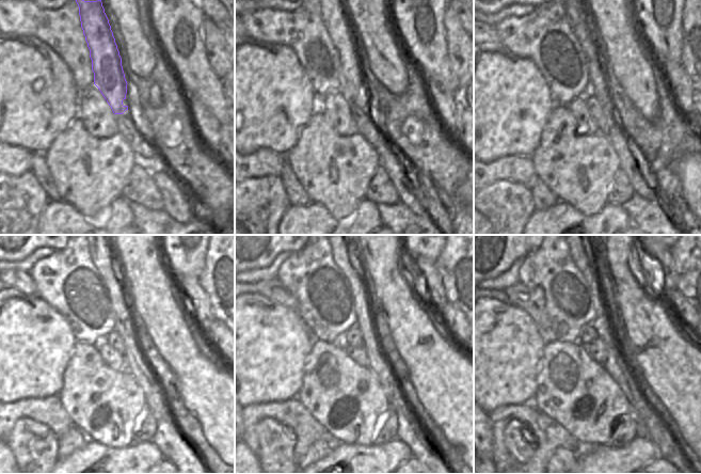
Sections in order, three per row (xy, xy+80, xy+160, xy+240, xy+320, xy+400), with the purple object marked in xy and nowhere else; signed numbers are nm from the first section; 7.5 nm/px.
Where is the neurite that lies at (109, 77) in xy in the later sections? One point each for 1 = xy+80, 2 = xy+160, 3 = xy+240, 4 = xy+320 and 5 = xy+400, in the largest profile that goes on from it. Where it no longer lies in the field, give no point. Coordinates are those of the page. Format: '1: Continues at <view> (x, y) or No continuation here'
1: Continues at xy+80 (351, 80)
2: Continues at xy+160 (577, 18)
3: Continues at xy+240 (101, 256)
4: Continues at xy+320 (341, 256)
5: Continues at xy+400 (579, 256).

